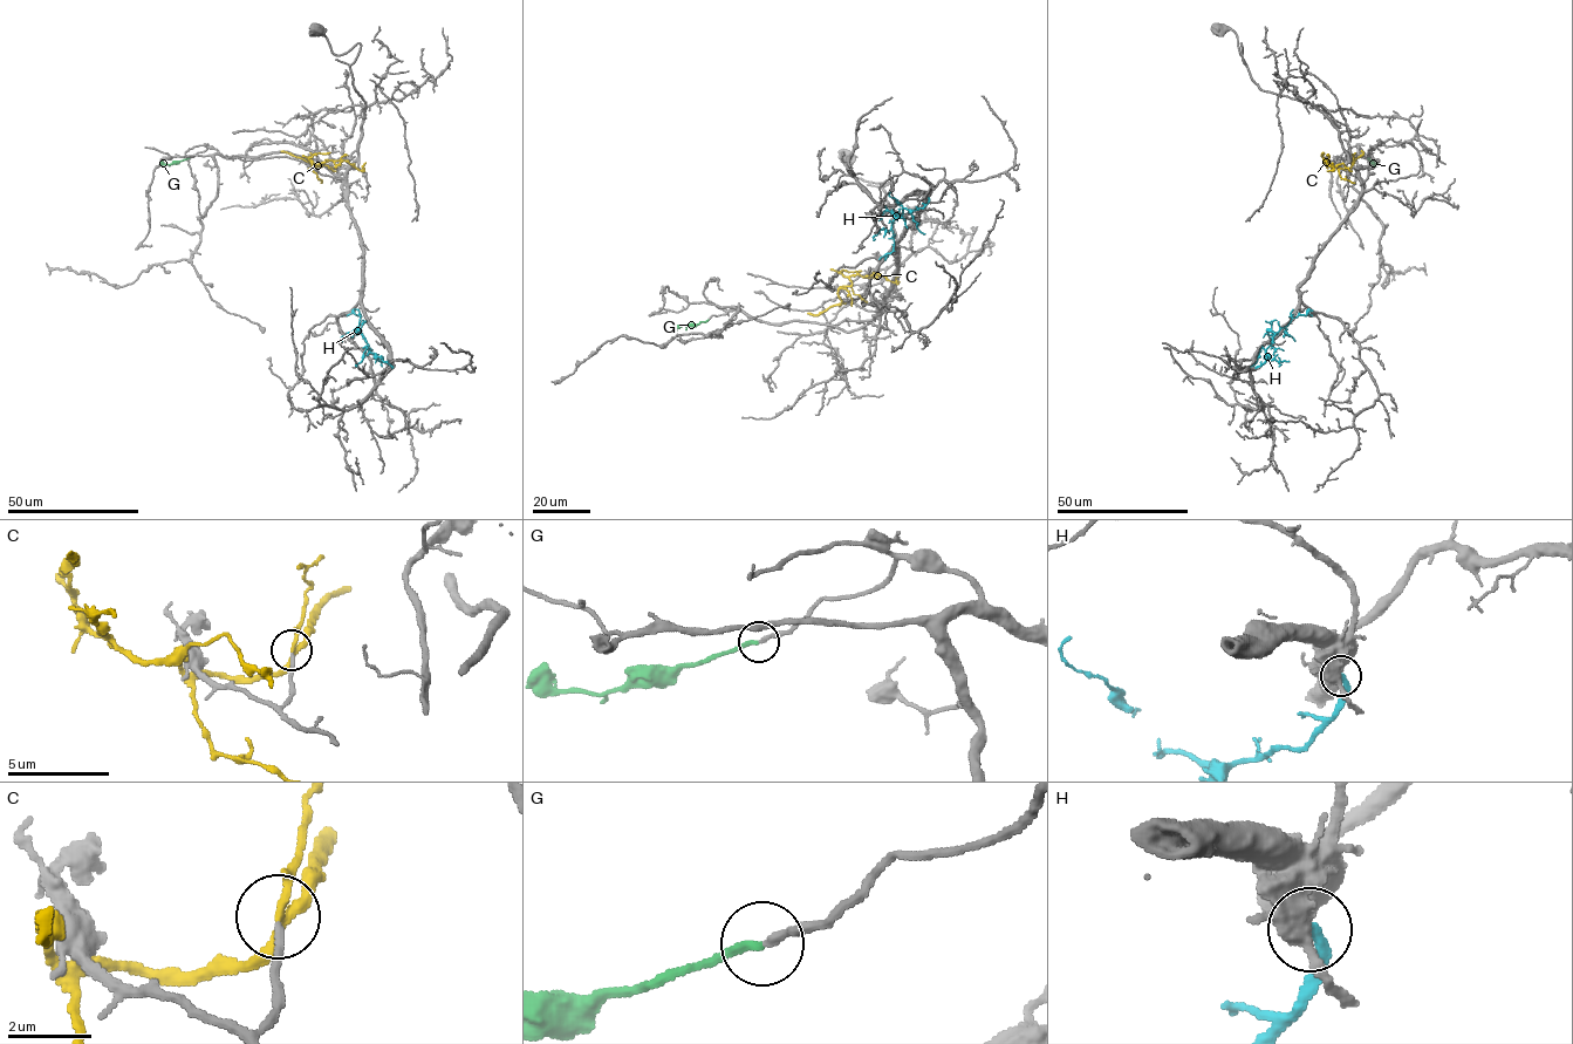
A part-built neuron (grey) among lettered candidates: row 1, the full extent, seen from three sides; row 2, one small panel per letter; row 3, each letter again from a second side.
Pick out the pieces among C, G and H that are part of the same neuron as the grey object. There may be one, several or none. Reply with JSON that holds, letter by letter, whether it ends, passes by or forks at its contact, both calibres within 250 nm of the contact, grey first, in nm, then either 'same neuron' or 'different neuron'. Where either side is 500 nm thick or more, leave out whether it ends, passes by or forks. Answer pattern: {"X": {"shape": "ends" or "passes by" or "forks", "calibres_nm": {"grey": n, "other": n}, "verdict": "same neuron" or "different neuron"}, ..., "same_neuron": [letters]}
{"C": {"shape": "passes by", "calibres_nm": {"grey": 140, "other": 240}, "verdict": "different neuron"}, "G": {"shape": "ends", "calibres_nm": {"grey": 190, "other": 200}, "verdict": "same neuron"}, "H": {"calibres_nm": {"grey": 500, "other": 280}, "verdict": "different neuron"}, "same_neuron": ["G"]}

